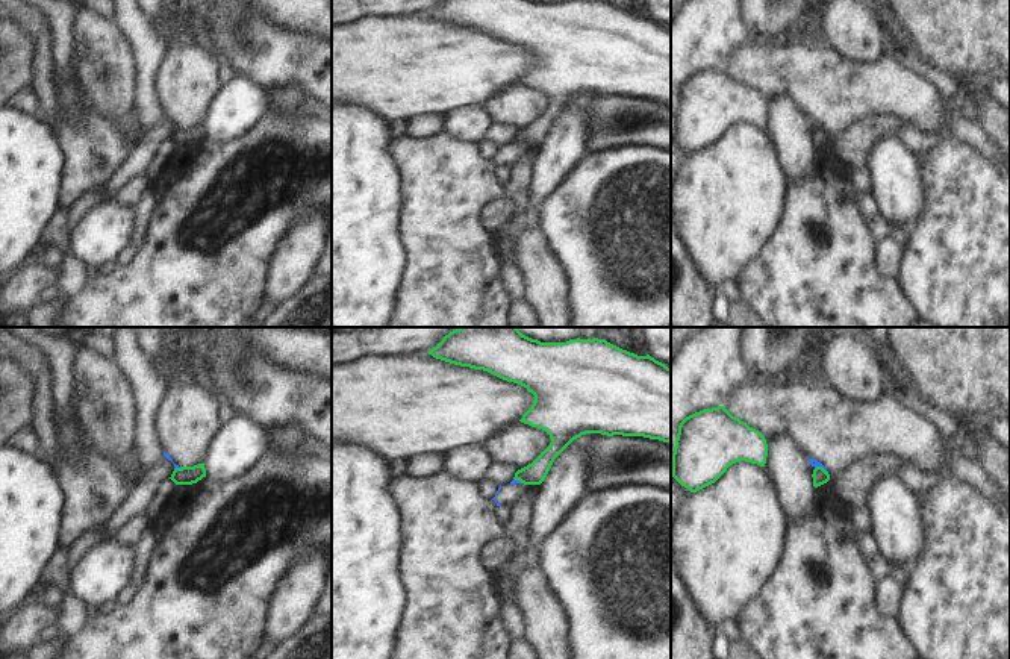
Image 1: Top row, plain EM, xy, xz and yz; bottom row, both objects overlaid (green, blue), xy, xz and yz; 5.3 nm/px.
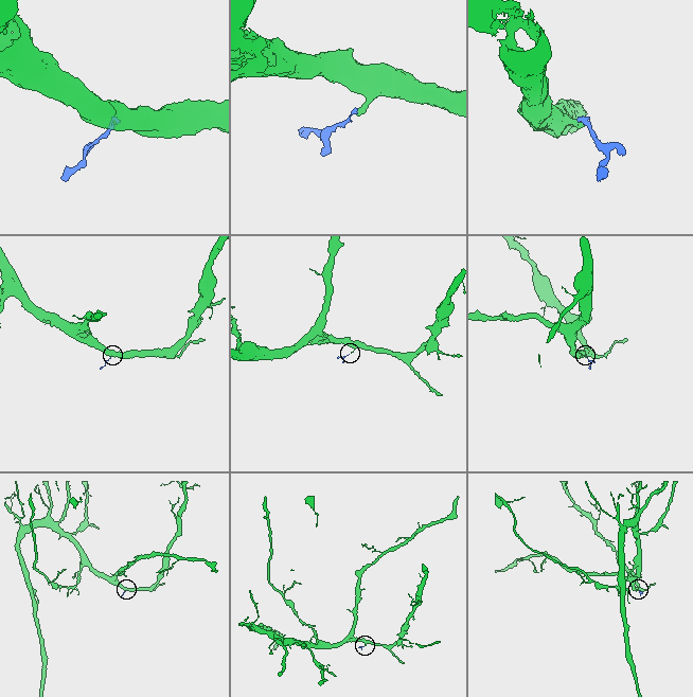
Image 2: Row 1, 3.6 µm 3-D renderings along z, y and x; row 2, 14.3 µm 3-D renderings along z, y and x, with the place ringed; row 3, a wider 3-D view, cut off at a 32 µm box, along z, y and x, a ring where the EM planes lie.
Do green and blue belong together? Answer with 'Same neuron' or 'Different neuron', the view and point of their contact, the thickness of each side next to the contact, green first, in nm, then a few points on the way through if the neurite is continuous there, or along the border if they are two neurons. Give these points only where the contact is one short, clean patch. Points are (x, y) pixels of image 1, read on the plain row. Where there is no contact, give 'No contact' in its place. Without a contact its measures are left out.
Different neuron. Touches green at yz (821, 128). Thickness 80 nm (green) against 50 nm. Boundary: yz (815, 128), (821, 128), (826, 132)

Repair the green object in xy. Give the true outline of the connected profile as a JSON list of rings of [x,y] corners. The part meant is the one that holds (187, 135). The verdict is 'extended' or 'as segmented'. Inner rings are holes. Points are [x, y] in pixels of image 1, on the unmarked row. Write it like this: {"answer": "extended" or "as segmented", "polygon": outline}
{"answer": "as segmented", "polygon": [[[198,124],[194,127],[176,129],[170,139],[176,145],[192,145],[201,141],[203,138],[206,138],[206,129],[204,124]]]}

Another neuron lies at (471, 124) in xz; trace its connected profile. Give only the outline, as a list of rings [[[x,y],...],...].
[[[488,106],[456,109],[445,117],[444,132],[468,142],[480,142],[486,138],[488,129],[494,121]]]

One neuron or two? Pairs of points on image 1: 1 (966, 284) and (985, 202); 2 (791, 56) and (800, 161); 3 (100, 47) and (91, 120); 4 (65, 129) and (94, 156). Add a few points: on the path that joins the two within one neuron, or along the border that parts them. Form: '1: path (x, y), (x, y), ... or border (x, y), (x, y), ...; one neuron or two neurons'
1: path (975, 264), (985, 255), (985, 221); one neuron
2: border (765, 97), (774, 93), (785, 93), (810, 124); two neurons
3: border (85, 93), (100, 111), (120, 124); two neurons
4: path (73, 135), (87, 149); one neuron

